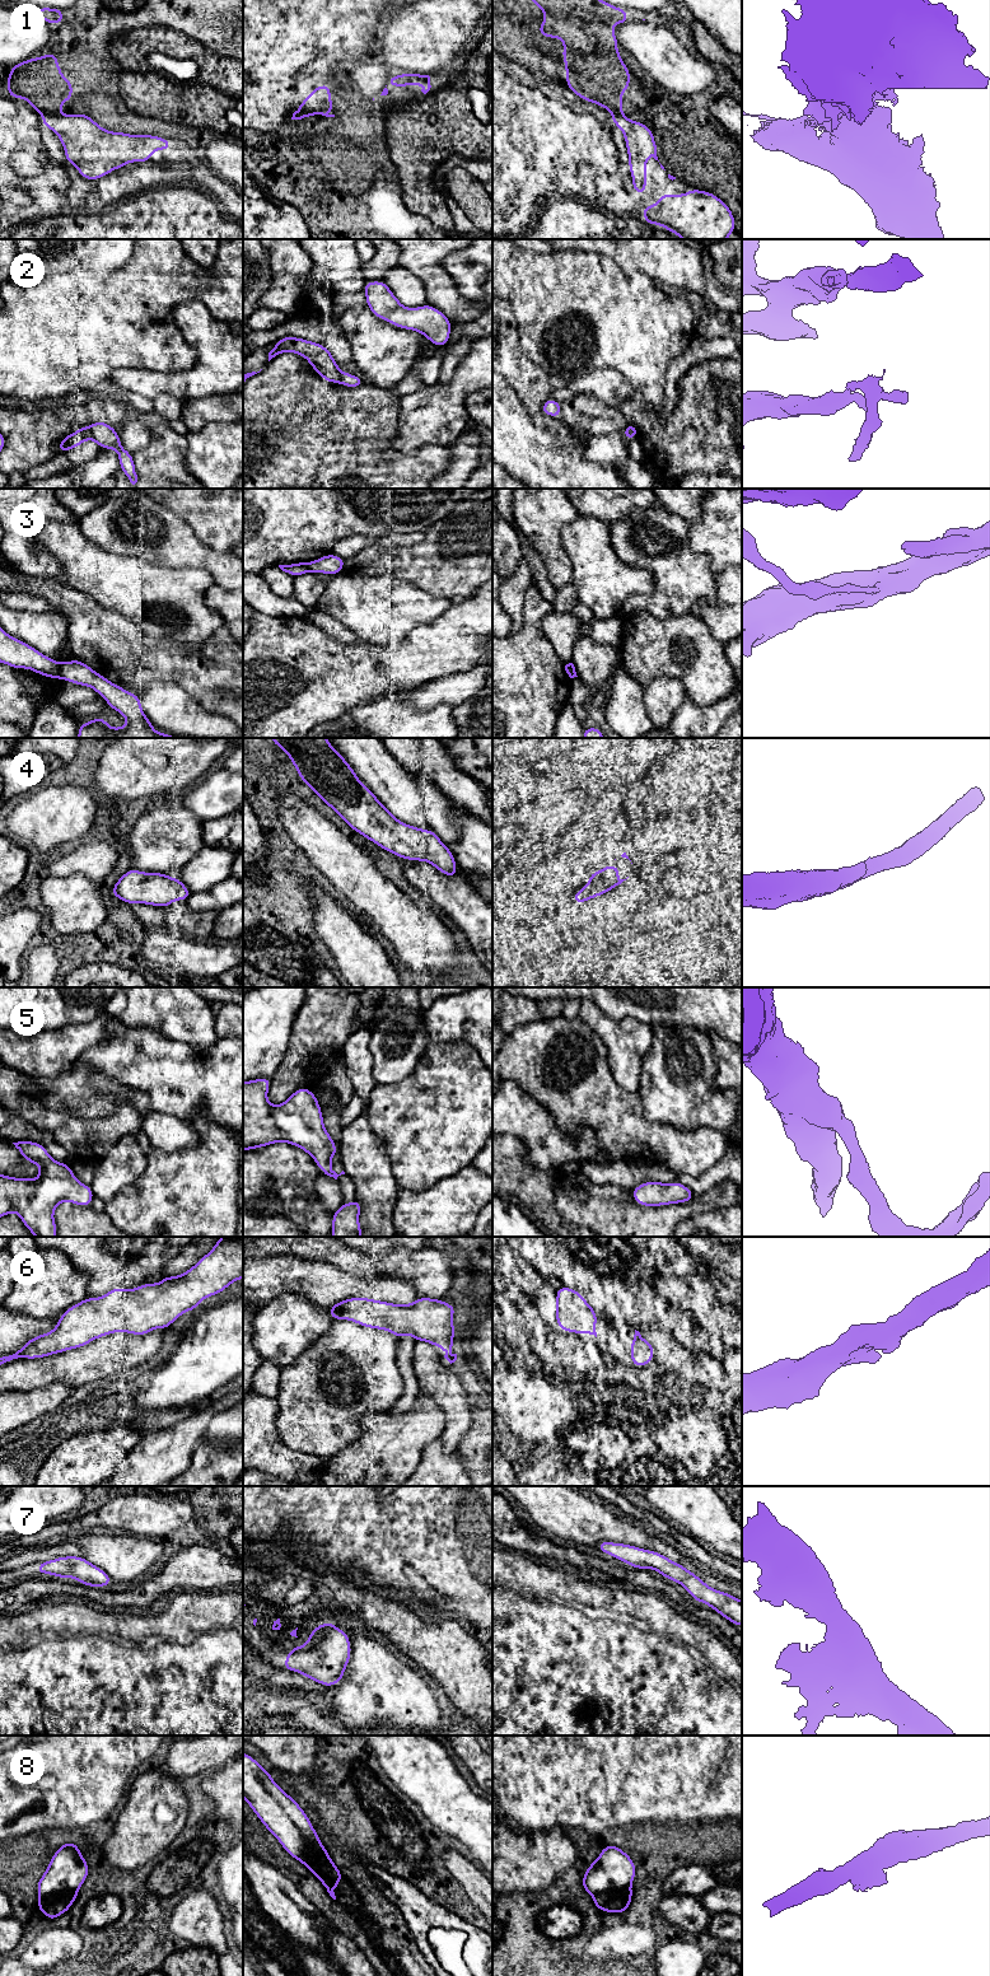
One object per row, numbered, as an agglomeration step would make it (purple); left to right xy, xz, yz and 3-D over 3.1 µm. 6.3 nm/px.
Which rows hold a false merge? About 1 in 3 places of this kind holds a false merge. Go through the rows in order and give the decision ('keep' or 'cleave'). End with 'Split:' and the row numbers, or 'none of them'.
1: cleave
2: cleave
3: cleave
4: keep
5: keep
6: keep
7: keep
8: cleave
Split: 1, 2, 3, 8

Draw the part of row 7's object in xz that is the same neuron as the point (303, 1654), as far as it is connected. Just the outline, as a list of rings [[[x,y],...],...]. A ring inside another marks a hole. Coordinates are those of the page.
[[[332,1621],[316,1624],[307,1645],[294,1645],[286,1653],[284,1669],[302,1673],[322,1686],[336,1686],[345,1674],[350,1662],[351,1644],[349,1634],[340,1630]]]

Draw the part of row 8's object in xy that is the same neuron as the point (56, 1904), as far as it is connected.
[[[62,1891],[48,1896],[39,1896],[37,1910],[45,1912],[48,1921],[53,1921],[59,1915],[69,1911],[78,1895],[78,1891]]]

